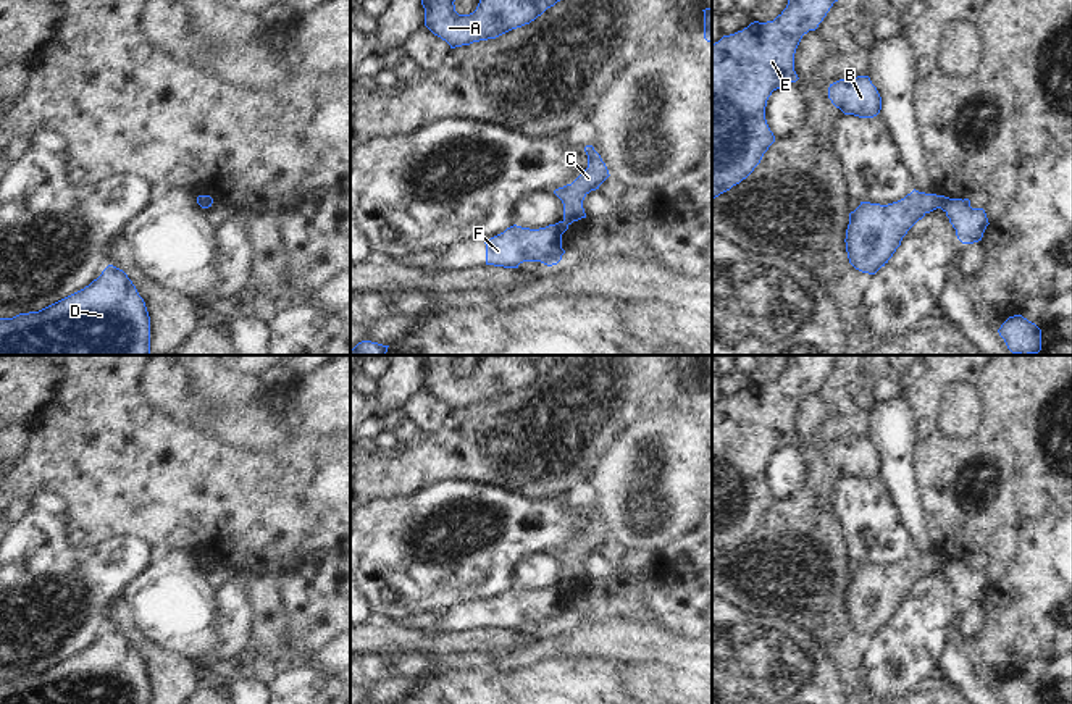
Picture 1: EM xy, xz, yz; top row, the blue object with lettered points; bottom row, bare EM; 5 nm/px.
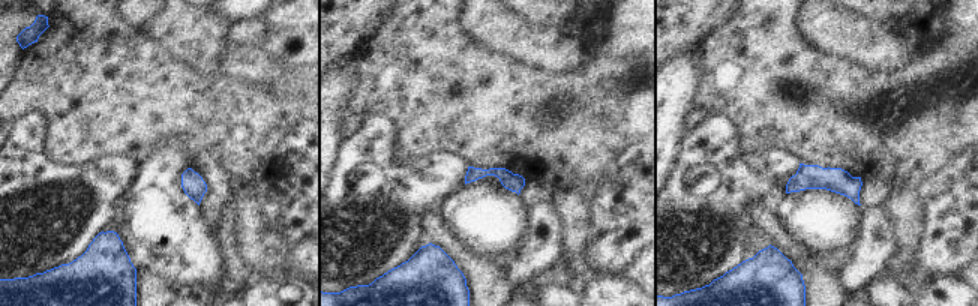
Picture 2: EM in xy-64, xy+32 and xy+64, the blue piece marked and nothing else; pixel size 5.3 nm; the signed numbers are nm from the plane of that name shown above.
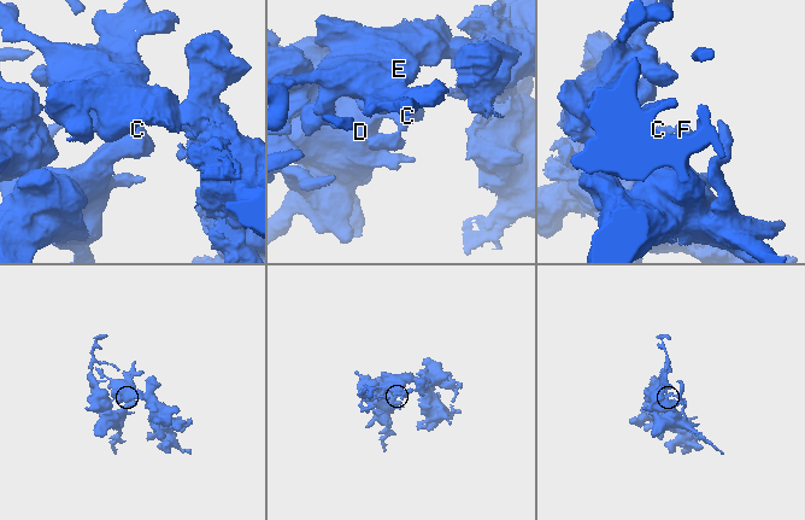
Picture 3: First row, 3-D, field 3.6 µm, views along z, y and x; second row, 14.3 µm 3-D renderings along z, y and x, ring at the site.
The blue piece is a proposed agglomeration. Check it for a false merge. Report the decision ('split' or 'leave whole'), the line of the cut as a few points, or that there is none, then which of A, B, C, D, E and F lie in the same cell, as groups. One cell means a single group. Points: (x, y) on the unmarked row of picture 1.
split | yz (942, 557), (938, 569) | A B C D E / F

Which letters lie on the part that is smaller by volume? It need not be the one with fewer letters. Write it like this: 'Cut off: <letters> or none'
Cut off: F

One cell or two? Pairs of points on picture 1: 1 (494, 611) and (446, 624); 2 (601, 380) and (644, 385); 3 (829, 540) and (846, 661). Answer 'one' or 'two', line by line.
1: one
2: one
3: one

